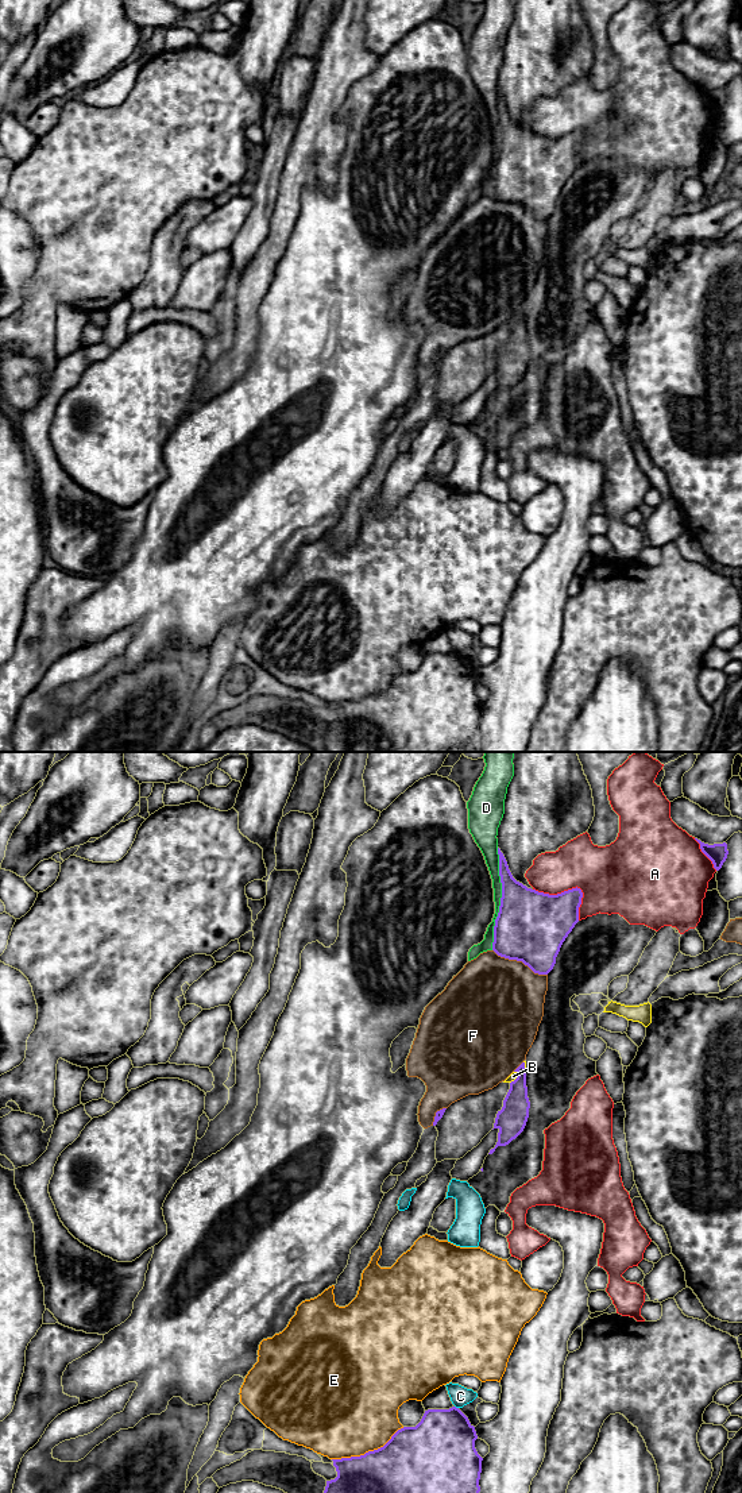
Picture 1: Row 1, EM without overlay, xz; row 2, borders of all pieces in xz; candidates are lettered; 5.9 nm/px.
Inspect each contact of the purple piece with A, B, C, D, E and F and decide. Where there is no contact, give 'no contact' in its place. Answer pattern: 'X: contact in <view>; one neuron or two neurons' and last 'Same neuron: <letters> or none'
A: contact in xz; two neurons
B: contact in xz; two neurons
C: contact in xz; two neurons
D: contact in xz; two neurons
E: contact in xz; two neurons
F: contact in xz; two neurons
Same neuron: none

